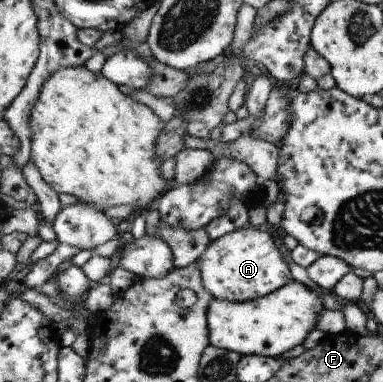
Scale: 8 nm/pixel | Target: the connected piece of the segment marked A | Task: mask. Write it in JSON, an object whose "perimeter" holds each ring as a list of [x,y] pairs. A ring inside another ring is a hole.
{"perimeter":[[[258,227],[237,229],[211,240],[197,263],[202,270],[204,288],[221,300],[257,300],[292,282],[292,270],[276,246],[276,241],[265,230],[258,230]]]}

